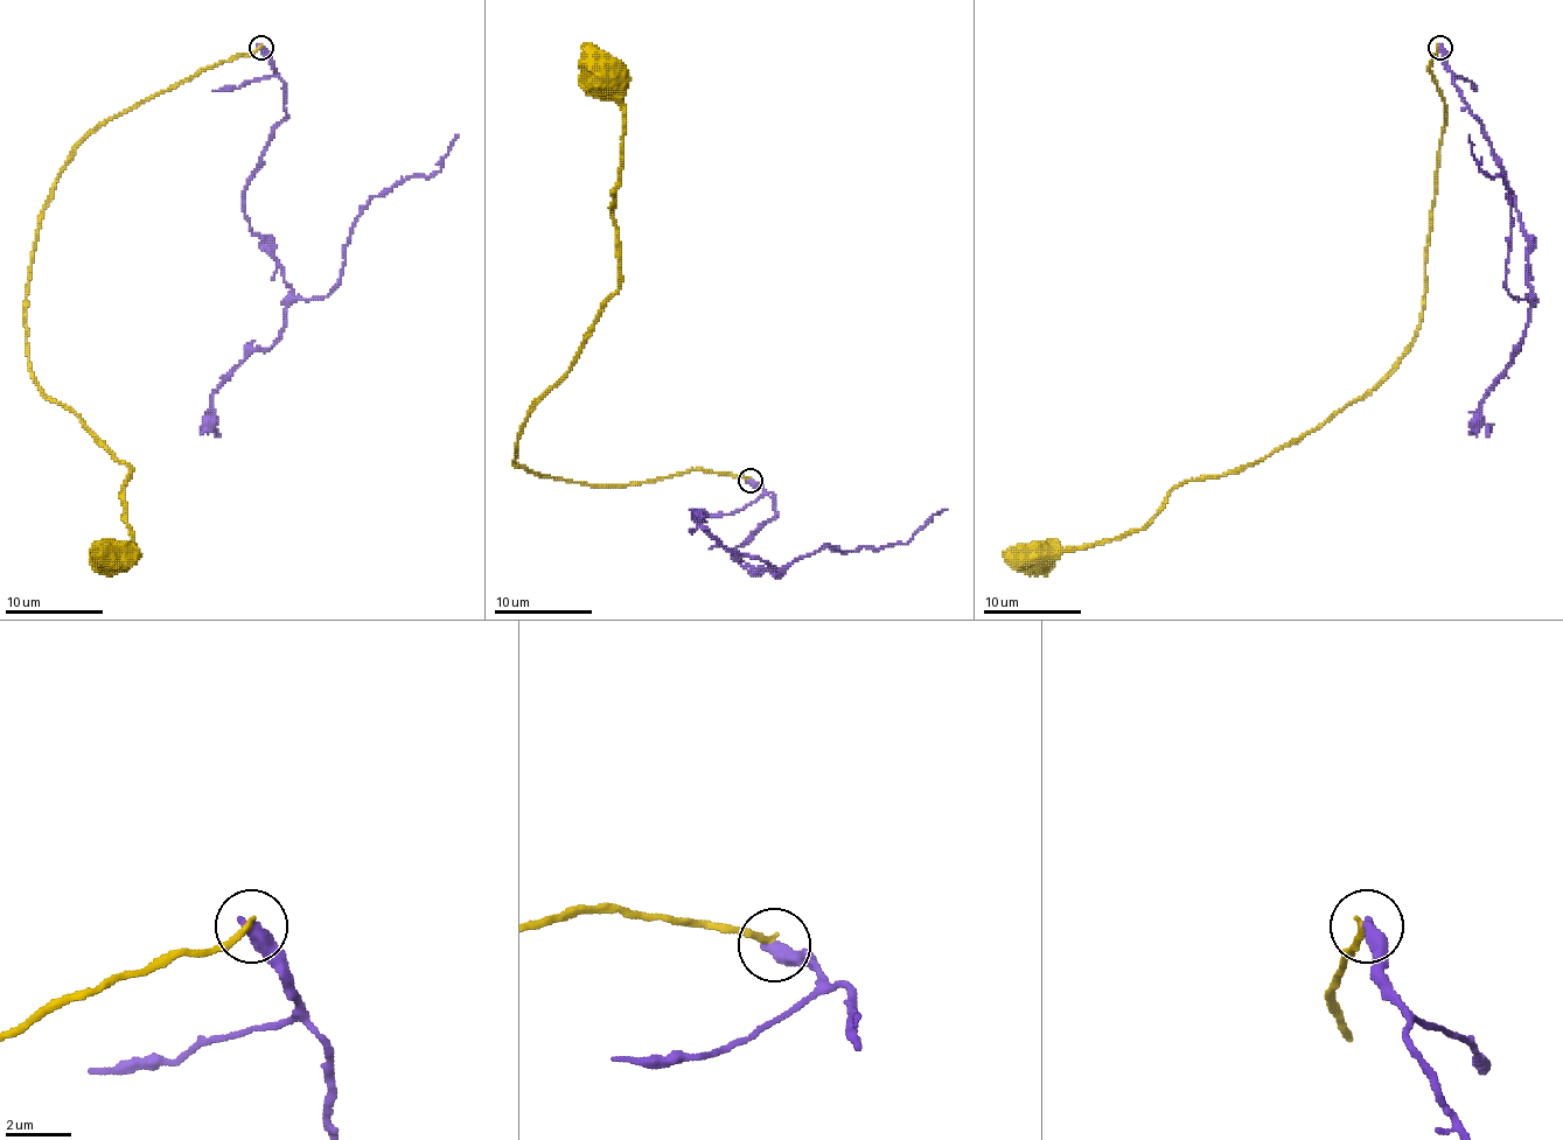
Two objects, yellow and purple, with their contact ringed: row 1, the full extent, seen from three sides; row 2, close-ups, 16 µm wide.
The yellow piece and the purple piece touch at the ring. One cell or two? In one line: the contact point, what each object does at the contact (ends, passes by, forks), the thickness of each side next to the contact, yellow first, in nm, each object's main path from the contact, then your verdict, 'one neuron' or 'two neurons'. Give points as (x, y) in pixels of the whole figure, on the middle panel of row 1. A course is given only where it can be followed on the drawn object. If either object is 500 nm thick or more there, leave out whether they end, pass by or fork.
at (749, 481); yellow ends there; purple ends there; 200 nm thick on the yellow side, 480 nm on the other; yellow runs (751, 480), (689, 470), (593, 484), (515, 462), (528, 413), (569, 369), (618, 288), (620, 92), (604, 75); purple runs (751, 480), (773, 495), (775, 513), (733, 551), (751, 568), (780, 571), (824, 546), (900, 544), (947, 509); two neurons

